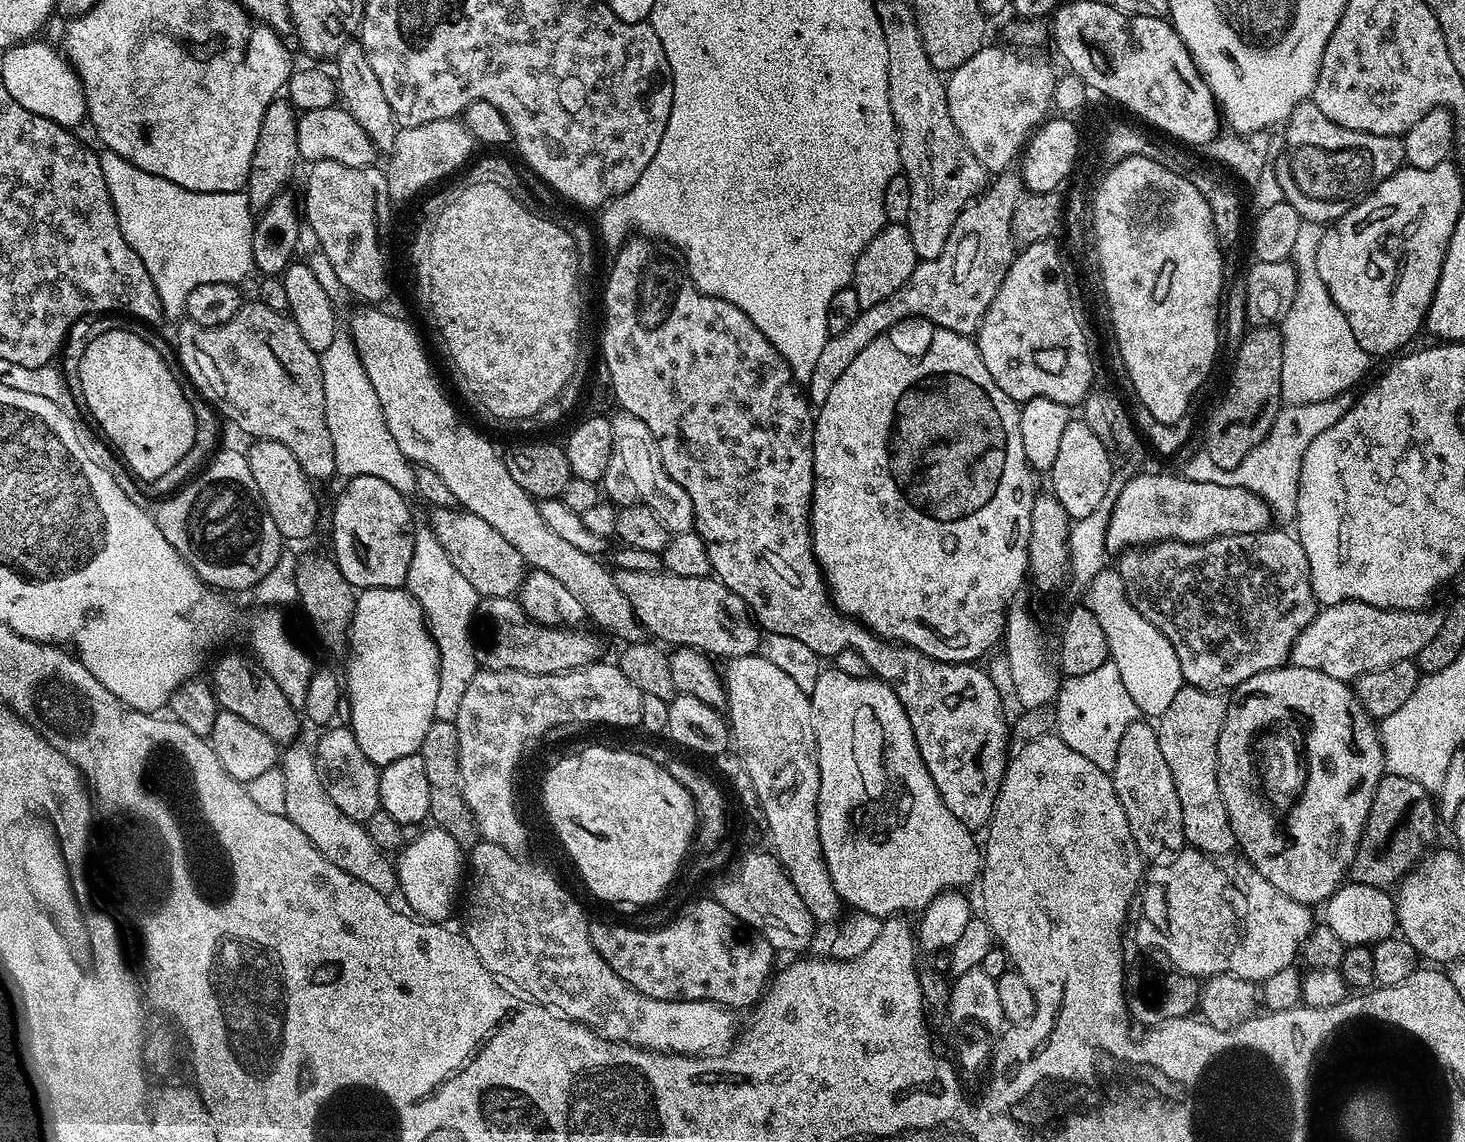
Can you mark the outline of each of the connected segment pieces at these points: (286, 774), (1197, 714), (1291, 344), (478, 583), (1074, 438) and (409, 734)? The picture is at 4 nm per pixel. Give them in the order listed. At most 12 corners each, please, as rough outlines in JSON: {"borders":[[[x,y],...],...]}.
{"borders":[[[313,749],[278,756],[283,815],[334,866],[391,897],[393,861],[334,806]],[[1185,686],[1156,728],[1185,841],[1236,848],[1218,794],[1228,701]],[[1301,220],[1278,327],[1284,404],[1351,393],[1374,364],[1318,274]],[[432,508],[430,527],[477,594],[515,597],[522,554],[478,514]],[[1066,426],[1050,492],[1073,521],[1113,491],[1110,448]],[[403,588],[357,595],[342,671],[377,766],[415,756],[440,659]]]}

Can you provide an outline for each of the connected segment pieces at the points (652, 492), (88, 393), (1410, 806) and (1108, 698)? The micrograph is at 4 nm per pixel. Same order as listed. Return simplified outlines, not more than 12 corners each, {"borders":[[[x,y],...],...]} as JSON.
{"borders":[[[611,417],[602,488],[645,504],[669,533],[693,531],[690,494],[666,474],[654,434]],[[118,326],[79,399],[137,481],[194,446],[173,365]],[[1383,776],[1351,883],[1395,889],[1437,843],[1438,804]],[[1109,660],[1065,677],[1061,743],[1103,772],[1140,716]]]}

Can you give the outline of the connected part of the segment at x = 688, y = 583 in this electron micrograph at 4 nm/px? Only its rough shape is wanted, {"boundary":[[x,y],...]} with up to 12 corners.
{"boundary":[[615,573],[645,633],[725,661],[762,632],[711,575]]}

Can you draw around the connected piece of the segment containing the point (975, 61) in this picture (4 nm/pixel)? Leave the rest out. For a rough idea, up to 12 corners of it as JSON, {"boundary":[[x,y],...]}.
{"boundary":[[981,48],[946,80],[950,118],[988,174],[1017,163],[1058,72]]}

